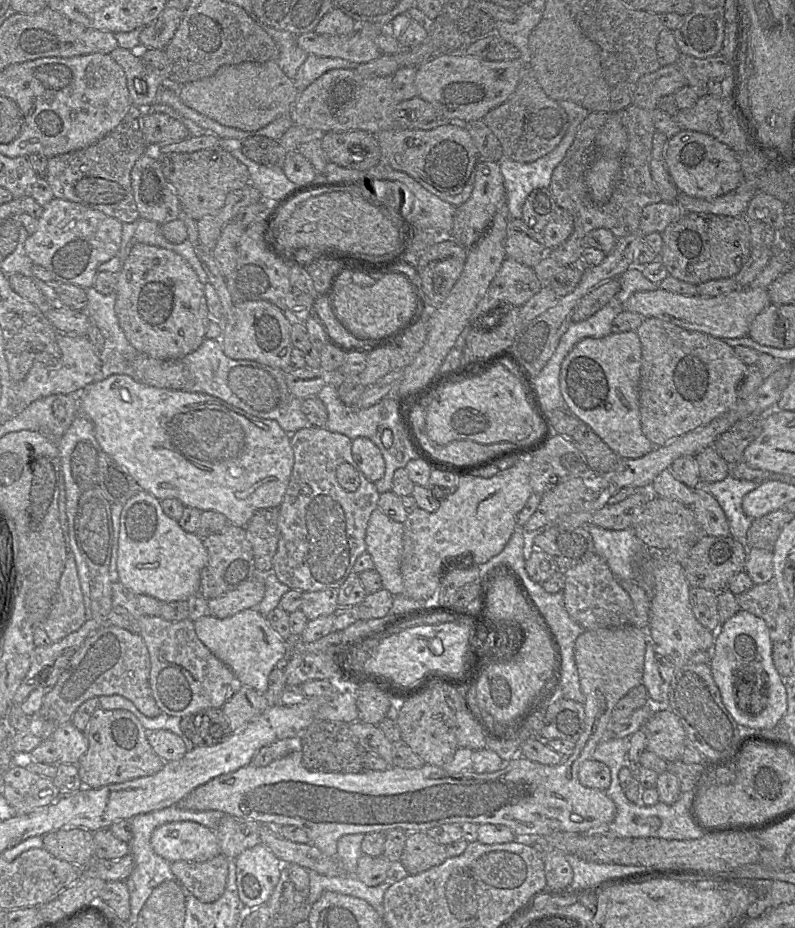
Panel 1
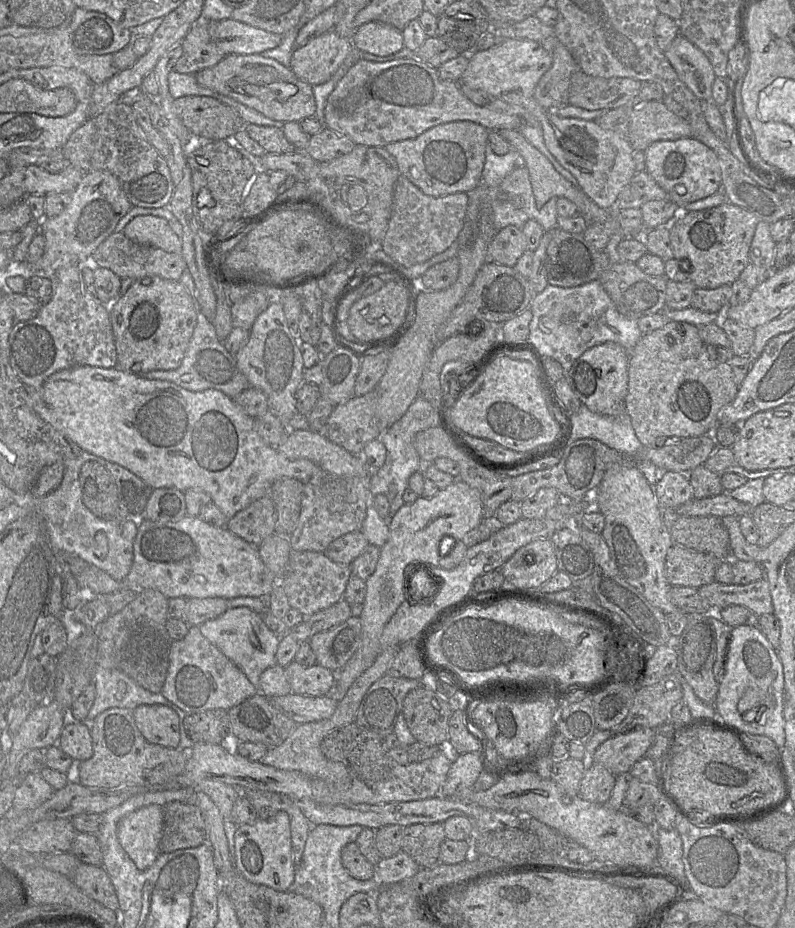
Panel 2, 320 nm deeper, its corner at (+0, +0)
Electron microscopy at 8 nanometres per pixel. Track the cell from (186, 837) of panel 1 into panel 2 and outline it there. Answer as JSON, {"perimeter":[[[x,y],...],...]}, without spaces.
{"perimeter":[[[151,804],[124,816],[117,826],[117,837],[139,870],[146,870],[160,854],[163,807]]]}

